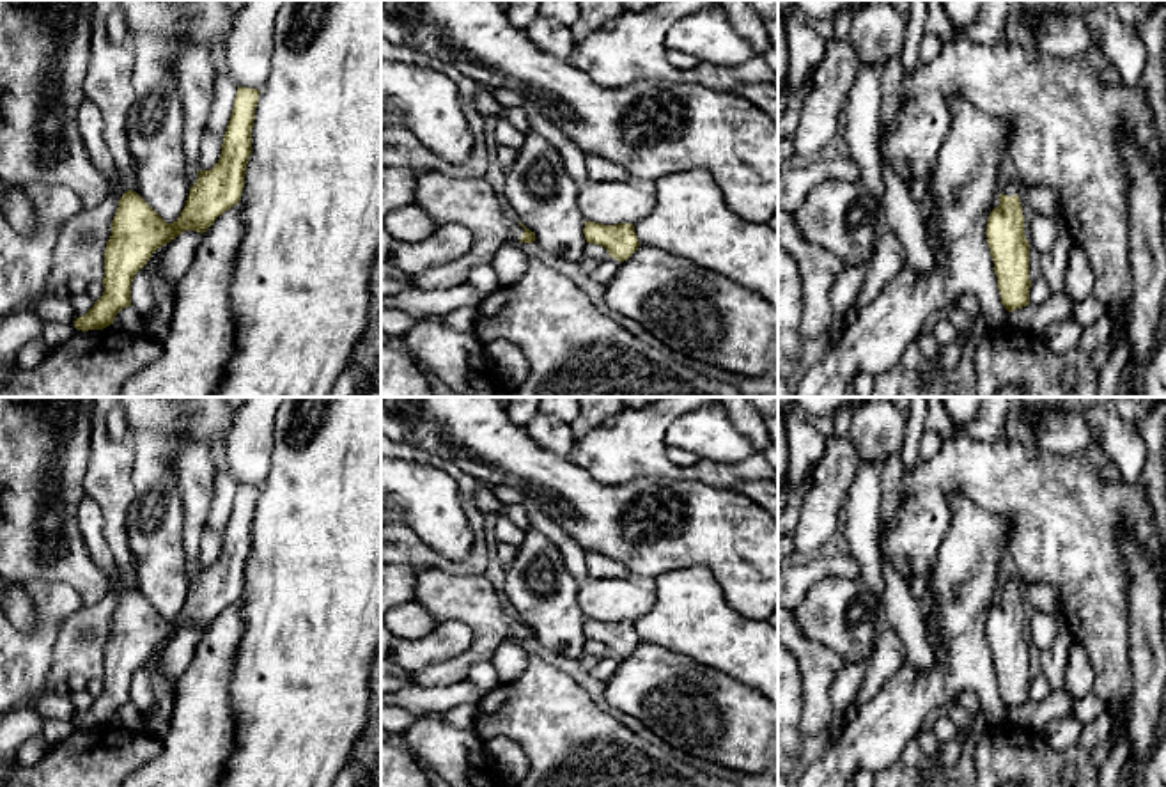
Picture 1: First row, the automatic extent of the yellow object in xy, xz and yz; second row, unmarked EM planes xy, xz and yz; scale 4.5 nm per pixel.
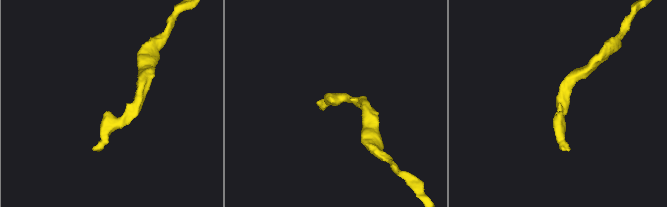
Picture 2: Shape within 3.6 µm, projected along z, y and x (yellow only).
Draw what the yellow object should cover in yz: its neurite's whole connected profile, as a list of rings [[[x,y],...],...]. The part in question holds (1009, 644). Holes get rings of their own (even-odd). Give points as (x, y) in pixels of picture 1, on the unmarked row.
[[[1001,580],[999,603],[987,617],[987,642],[994,658],[1001,700],[1008,709],[1030,702],[1030,640],[1024,633],[1021,581]]]

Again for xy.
[[[0,397],[0,576],[9,583],[67,583],[83,606],[94,606],[106,596],[119,597],[105,647],[105,690],[85,713],[76,714],[74,725],[82,729],[103,727],[113,721],[122,705],[131,704],[131,679],[158,645],[184,627],[204,631],[218,613],[239,601],[260,491],[257,486],[237,484],[218,560],[211,567],[198,567],[181,613],[167,620],[120,576],[108,576],[90,558],[82,537],[78,507],[85,496],[83,479],[96,411],[96,397]]]

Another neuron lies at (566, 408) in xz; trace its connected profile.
[[[542,397],[539,411],[571,424],[579,411],[579,401],[578,397]]]

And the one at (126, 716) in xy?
[[[126,704],[115,713],[113,723],[124,729],[138,729],[140,727],[138,711],[131,704]]]

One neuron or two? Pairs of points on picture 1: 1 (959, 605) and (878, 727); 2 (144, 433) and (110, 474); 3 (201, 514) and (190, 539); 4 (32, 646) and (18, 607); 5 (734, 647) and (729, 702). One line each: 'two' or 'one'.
1: one
2: two
3: one
4: two
5: two

